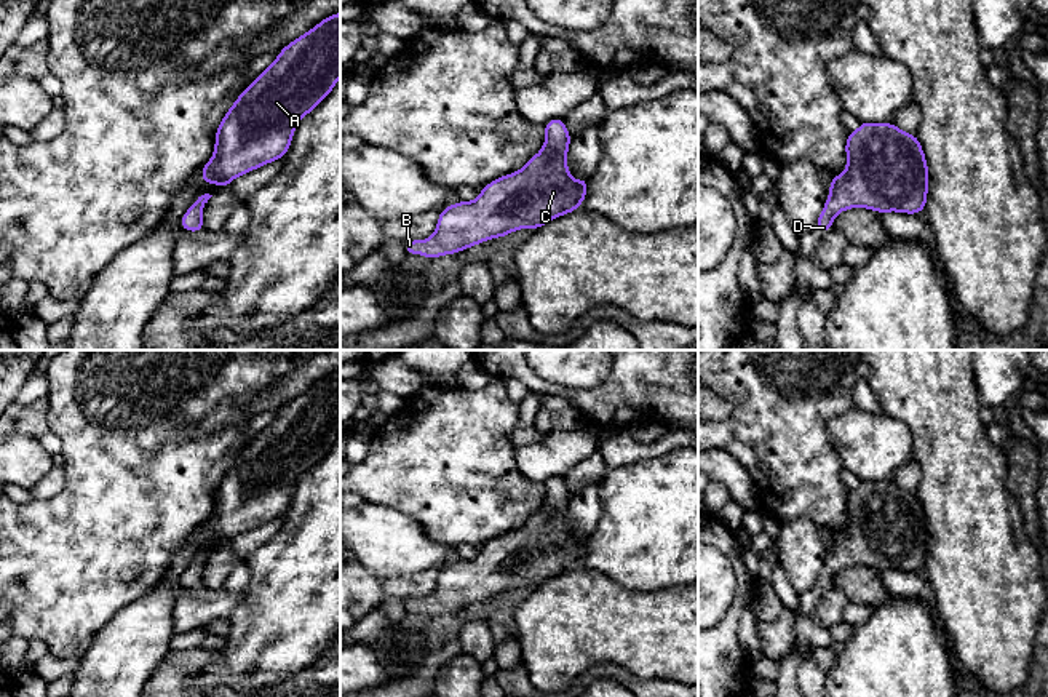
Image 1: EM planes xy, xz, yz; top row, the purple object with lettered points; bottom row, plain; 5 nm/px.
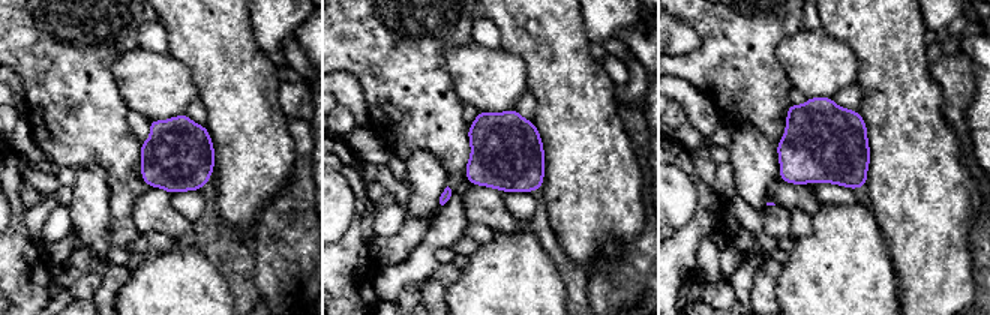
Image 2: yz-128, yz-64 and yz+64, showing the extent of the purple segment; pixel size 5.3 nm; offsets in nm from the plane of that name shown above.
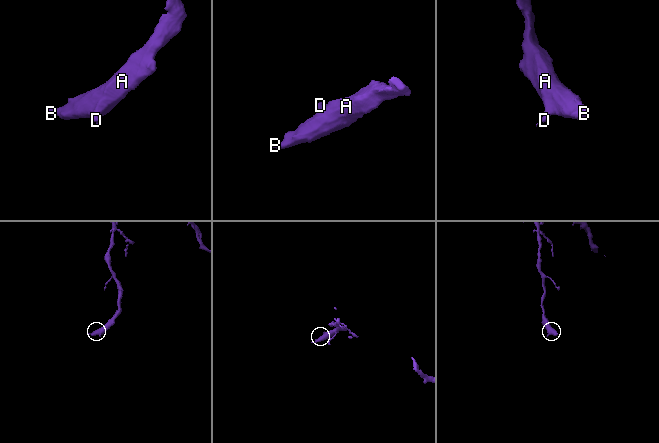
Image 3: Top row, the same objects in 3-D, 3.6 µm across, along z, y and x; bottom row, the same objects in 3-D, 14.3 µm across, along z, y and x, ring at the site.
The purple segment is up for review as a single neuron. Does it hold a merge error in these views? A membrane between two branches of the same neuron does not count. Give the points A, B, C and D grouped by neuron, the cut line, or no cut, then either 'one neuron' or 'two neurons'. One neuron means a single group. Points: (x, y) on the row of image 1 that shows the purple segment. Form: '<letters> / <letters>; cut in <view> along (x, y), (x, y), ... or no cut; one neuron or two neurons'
A B C D; no cut; one neuron

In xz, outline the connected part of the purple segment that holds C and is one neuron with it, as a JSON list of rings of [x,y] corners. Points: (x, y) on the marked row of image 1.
[[[562,118],[543,125],[545,144],[522,169],[482,187],[473,201],[457,201],[439,211],[428,240],[407,240],[407,254],[430,259],[455,254],[519,229],[540,229],[583,205],[588,177],[574,181],[567,168],[572,141]]]

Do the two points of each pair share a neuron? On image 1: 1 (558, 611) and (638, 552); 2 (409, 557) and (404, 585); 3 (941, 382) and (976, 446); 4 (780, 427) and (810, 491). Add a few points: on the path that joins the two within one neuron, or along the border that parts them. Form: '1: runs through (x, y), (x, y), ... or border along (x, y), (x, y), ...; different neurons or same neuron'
1: border along (585, 566), (639, 592); different neurons
2: border along (440, 568), (389, 576), (376, 576), (369, 571); different neurons
3: runs through (941, 398), (943, 413), (960, 430); same neuron
4: runs through (783, 443), (797, 475); same neuron

